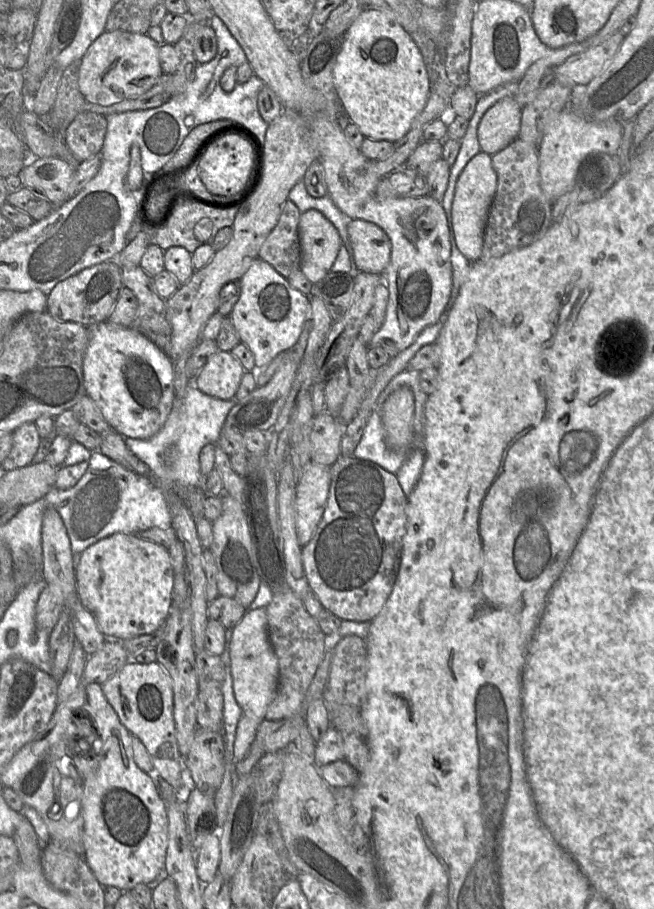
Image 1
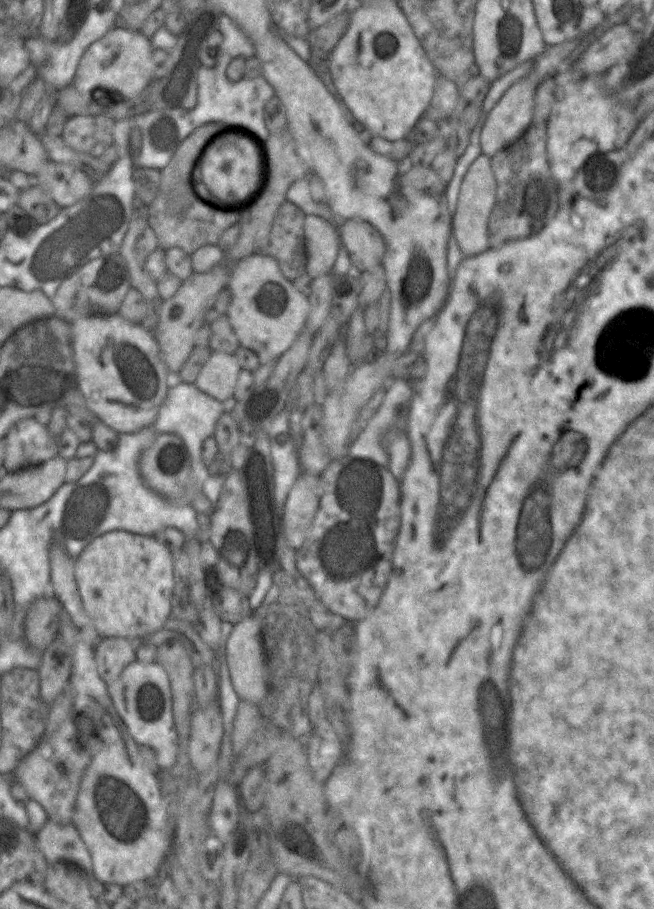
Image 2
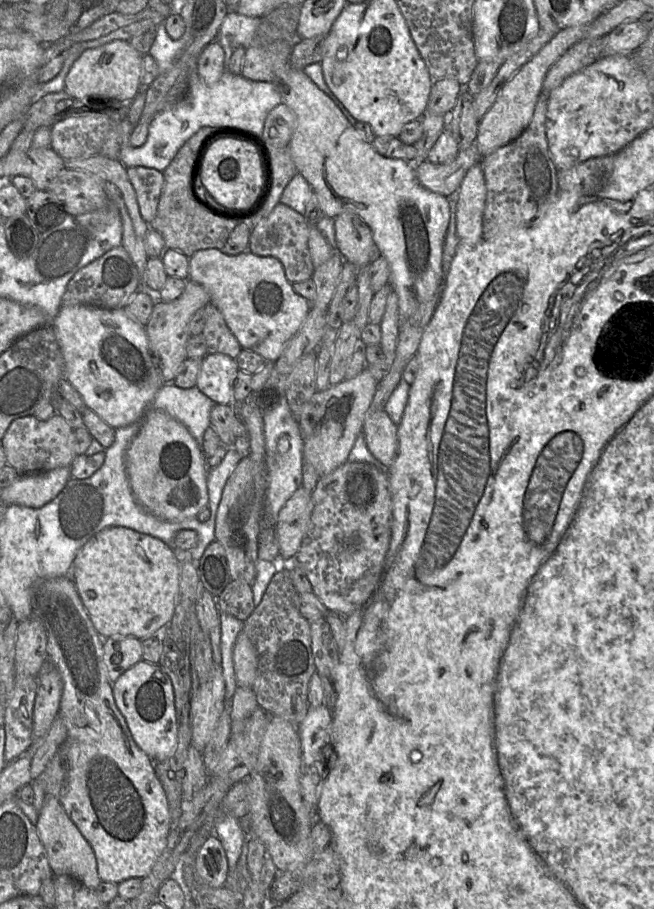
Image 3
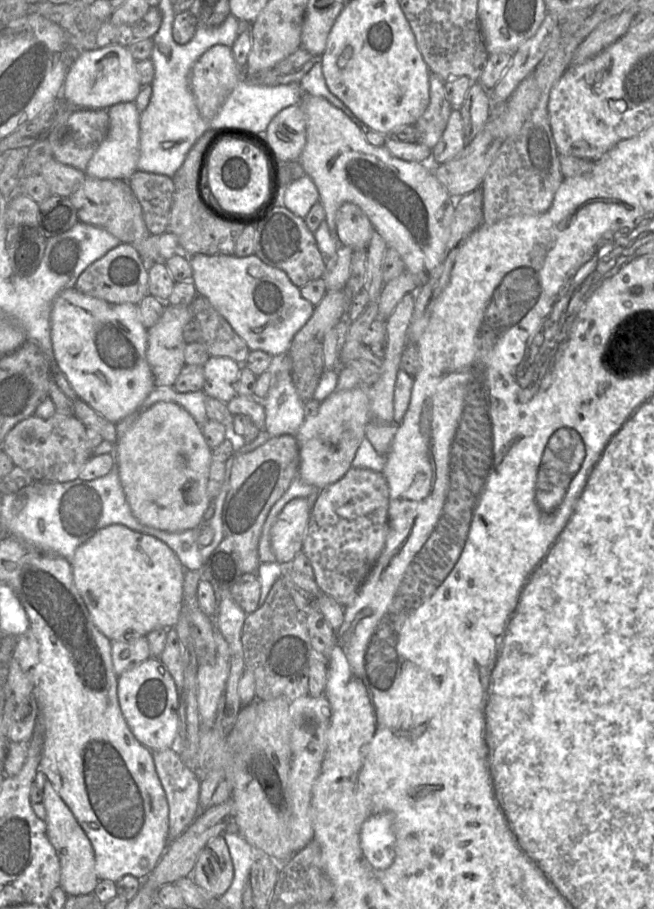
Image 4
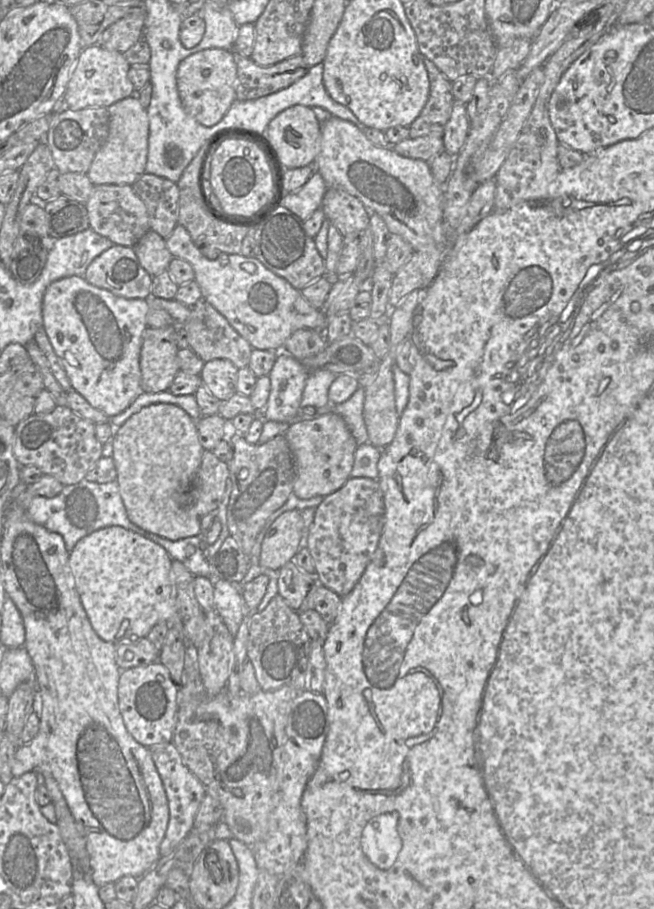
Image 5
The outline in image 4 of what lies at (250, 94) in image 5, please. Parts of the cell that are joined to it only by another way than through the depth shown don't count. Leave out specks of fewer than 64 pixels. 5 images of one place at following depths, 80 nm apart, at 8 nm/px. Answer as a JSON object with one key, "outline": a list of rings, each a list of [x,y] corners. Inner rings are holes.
{"outline":[[[302,46],[275,67],[258,73],[243,71],[245,80],[264,86],[287,85],[299,82],[321,56],[314,56]]]}

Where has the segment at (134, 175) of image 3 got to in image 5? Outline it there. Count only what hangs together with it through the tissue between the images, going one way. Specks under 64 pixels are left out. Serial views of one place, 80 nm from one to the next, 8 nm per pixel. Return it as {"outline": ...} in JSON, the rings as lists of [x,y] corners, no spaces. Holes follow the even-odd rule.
{"outline":[[[144,173],[132,189],[147,208],[150,230],[166,240],[178,225],[180,192],[177,183]]]}

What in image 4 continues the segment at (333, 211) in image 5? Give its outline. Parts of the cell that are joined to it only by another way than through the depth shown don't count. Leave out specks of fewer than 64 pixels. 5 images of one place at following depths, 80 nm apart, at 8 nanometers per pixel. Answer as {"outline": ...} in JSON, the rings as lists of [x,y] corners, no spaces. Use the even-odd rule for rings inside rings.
{"outline":[[[342,204],[336,213],[337,238],[341,245],[353,250],[367,249],[374,228],[363,210],[353,204]]]}

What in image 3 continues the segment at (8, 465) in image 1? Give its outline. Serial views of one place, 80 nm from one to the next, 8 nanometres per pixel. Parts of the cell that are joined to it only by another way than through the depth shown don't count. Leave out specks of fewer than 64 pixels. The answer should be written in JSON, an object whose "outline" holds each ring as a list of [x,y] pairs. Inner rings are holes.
{"outline":[[[53,414],[47,420],[39,420],[34,415],[24,416],[14,420],[4,434],[1,445],[6,454],[7,465],[18,473],[33,473],[48,471],[59,467],[70,467],[77,457],[74,451],[74,428],[59,414]]]}

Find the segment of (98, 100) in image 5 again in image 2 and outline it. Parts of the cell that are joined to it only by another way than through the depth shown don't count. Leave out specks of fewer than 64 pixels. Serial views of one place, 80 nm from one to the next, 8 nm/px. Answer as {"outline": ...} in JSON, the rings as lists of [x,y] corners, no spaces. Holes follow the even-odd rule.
{"outline":[[[113,27],[94,42],[83,54],[73,79],[72,86],[86,101],[98,102],[99,97],[132,99],[143,93],[153,79],[151,39],[140,31]]]}

